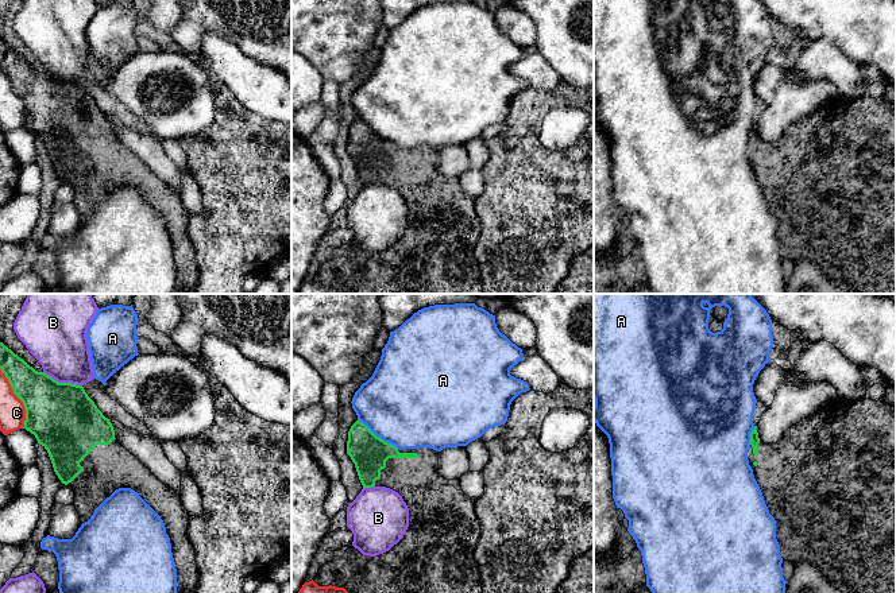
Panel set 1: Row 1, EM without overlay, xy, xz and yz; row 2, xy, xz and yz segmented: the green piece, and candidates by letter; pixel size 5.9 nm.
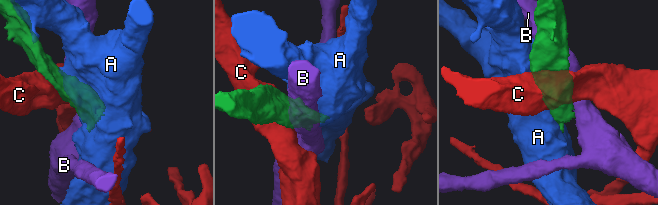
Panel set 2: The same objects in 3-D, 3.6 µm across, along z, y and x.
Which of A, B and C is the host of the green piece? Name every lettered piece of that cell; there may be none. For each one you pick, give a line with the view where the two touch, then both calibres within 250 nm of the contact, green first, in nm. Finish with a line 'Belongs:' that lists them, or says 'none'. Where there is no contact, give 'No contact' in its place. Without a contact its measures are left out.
Belongs: none

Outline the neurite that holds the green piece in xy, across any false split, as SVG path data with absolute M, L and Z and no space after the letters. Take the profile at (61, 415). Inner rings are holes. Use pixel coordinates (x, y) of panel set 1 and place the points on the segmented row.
M0 342L0 369L8 379L13 394L24 404L23 429L34 434L38 443L47 450L61 482L73 489L74 507L81 524L88 522L94 509L116 489L134 489L165 523L177 569L177 592L194 593L198 581L196 551L188 538L189 513L179 495L157 478L116 441L112 423L97 408L82 385L58 383L45 372L35 371L3 342Z

